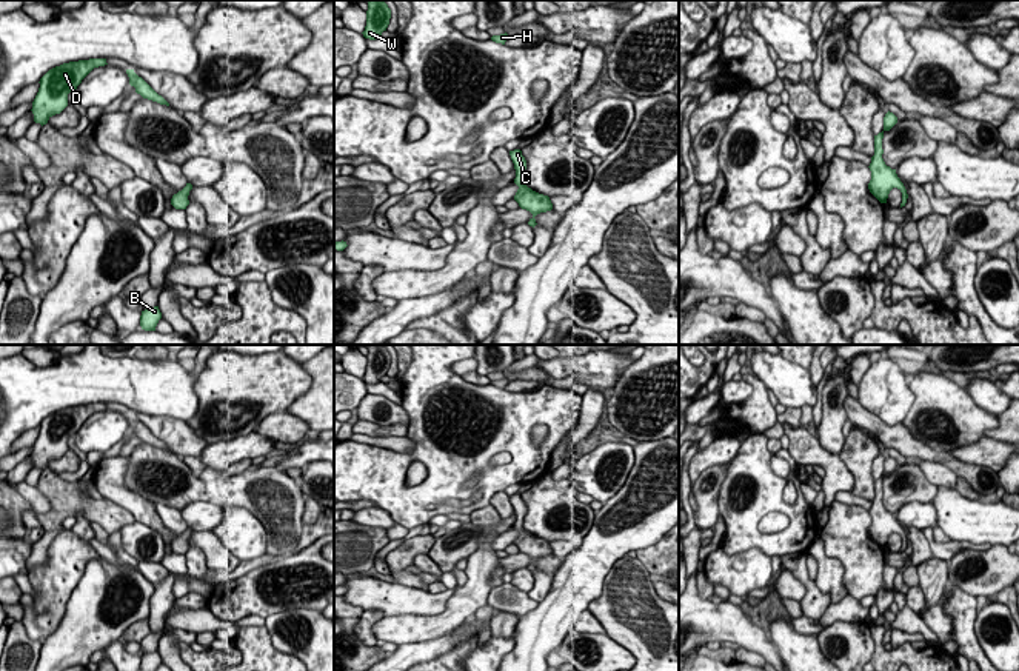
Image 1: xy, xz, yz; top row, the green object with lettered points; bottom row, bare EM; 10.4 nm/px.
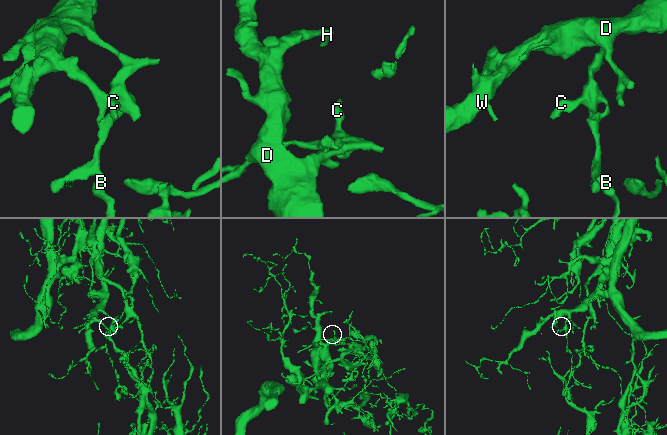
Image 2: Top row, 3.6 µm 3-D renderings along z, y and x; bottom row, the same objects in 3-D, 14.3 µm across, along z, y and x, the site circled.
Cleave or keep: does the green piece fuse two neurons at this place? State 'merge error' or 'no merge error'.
merge error

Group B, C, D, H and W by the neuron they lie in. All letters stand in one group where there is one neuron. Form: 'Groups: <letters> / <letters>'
Groups: B / C D H W

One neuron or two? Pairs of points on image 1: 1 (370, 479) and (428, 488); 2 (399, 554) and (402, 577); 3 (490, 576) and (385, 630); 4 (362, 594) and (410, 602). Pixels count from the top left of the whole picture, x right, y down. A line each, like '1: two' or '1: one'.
1: one
2: two
3: one
4: one

